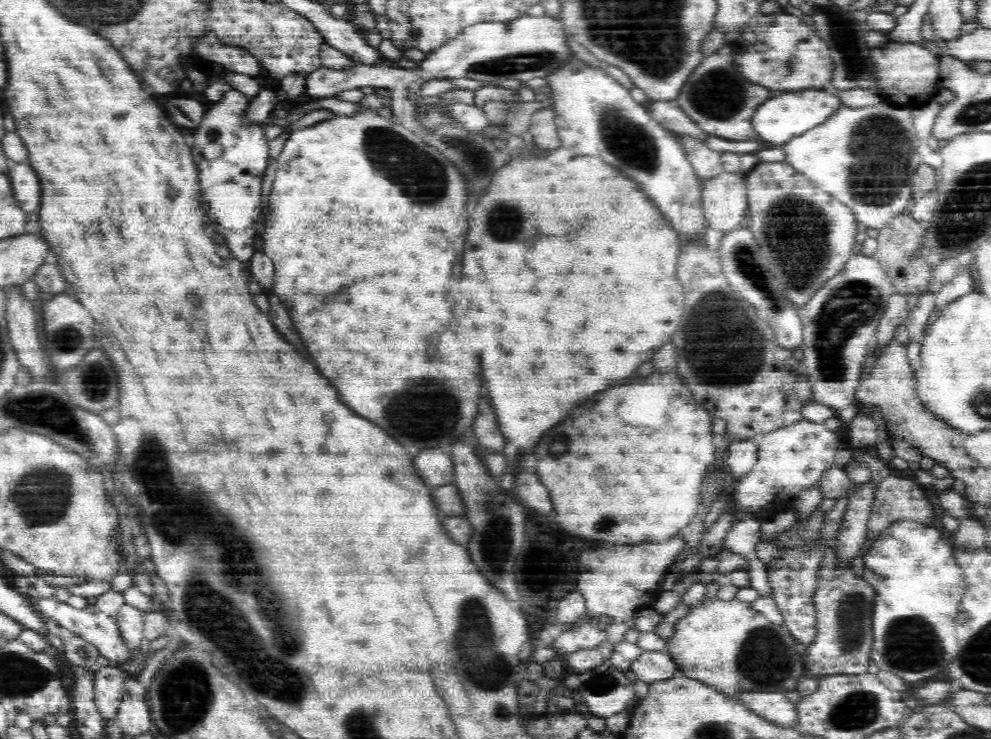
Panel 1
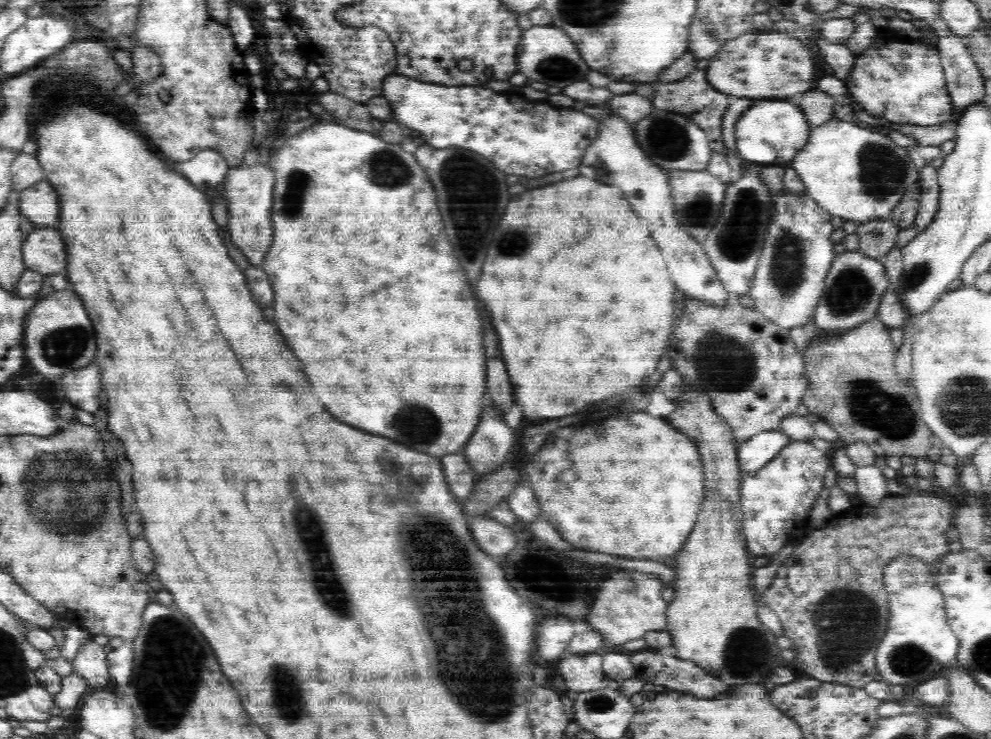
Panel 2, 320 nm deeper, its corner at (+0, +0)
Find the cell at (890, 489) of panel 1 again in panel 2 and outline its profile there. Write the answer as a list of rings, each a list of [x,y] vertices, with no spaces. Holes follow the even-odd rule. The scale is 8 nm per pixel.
[[[913,488],[906,491],[906,496],[904,496],[904,510],[902,510],[902,512],[890,512],[890,514],[884,516],[884,518],[864,514],[864,516],[858,516],[858,518],[854,520],[854,524],[850,524],[850,526],[848,526],[848,524],[836,524],[836,520],[831,520],[819,529],[814,529],[800,544],[795,546],[794,552],[792,552],[790,558],[784,560],[784,564],[778,568],[772,586],[761,593],[761,597],[762,602],[765,602],[766,606],[778,616],[783,628],[783,635],[788,636],[788,638],[792,640],[793,644],[791,649],[794,650],[798,662],[800,662],[800,666],[802,667],[800,672],[802,672],[805,677],[815,678],[822,682],[845,684],[846,686],[853,686],[854,688],[861,688],[865,684],[876,680],[877,668],[874,664],[877,646],[880,644],[882,638],[884,638],[887,622],[889,620],[889,600],[883,581],[883,567],[886,566],[895,555],[909,553],[910,555],[918,555],[918,557],[924,559],[926,563],[934,564],[934,568],[936,568],[939,559],[942,558],[943,555],[951,553],[945,533],[951,528],[952,517],[954,515],[955,510],[950,507],[950,504],[948,504],[946,500],[936,496],[918,495],[917,489]]]

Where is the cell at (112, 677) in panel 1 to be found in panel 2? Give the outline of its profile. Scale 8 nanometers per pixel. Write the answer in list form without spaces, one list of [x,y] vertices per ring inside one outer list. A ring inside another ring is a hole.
[[[93,638],[79,648],[73,660],[73,672],[85,678],[88,684],[100,689],[110,682],[107,653]]]

